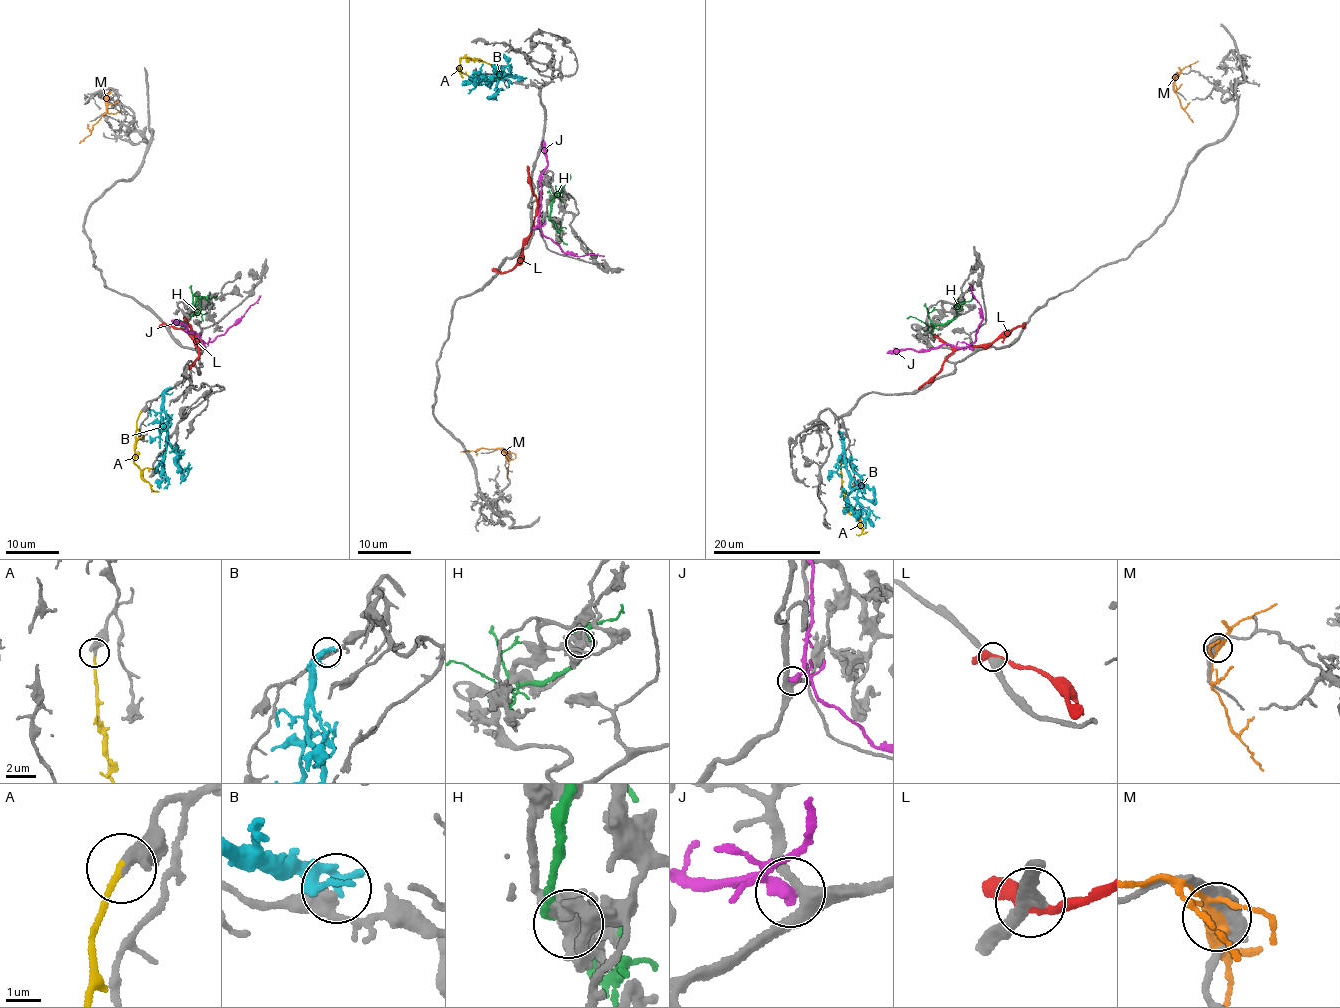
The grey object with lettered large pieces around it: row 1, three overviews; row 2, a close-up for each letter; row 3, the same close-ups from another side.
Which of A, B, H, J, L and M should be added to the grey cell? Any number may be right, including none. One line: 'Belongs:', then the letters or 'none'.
Belongs: A

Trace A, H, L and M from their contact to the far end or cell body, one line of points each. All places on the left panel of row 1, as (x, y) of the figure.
A: (140, 411), (136, 422), (134, 458), (140, 475), (154, 491), (159, 492)
H: (196, 301), (197, 312), (195, 310), (199, 313), (199, 298)
L: (166, 324), (181, 328), (195, 343), (200, 342), (196, 341), (199, 354), (189, 369)
M: (107, 101), (106, 111), (90, 134), (79, 142)

